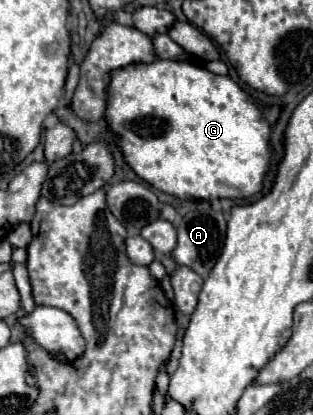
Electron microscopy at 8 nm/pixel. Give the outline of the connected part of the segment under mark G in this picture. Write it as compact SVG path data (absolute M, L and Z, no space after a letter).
M156 60L152 64L132 64L128 68L120 68L112 72L112 84L108 90L108 108L106 108L106 122L110 128L116 128L120 132L120 150L124 154L124 160L132 166L132 170L152 184L154 188L172 194L180 200L212 200L212 198L232 198L232 200L246 200L254 194L258 194L264 188L264 178L270 170L270 158L272 158L272 146L270 146L270 124L262 116L262 110L252 102L250 94L246 94L230 76L218 76L208 72L206 68L194 66L190 62L176 62L176 60Z

